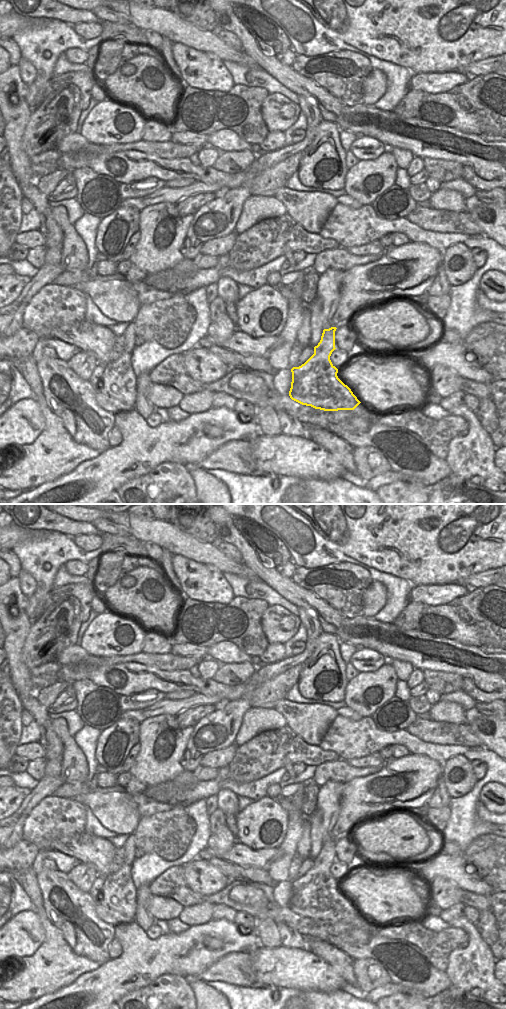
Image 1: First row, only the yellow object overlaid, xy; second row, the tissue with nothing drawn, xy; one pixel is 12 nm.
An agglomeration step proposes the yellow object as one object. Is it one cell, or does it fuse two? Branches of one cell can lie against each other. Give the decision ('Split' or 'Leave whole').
Leave whole

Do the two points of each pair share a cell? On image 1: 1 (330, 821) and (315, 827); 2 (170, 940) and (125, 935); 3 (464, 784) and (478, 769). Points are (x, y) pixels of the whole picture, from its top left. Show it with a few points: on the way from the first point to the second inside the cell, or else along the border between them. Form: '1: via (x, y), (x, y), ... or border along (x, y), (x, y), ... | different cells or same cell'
1: border along (317, 808), (321, 812), (321, 834), (323, 841) | different cells
2: via (159, 944), (138, 944), (136, 942) | same cell
3: border along (470, 761), (477, 780) | different cells

